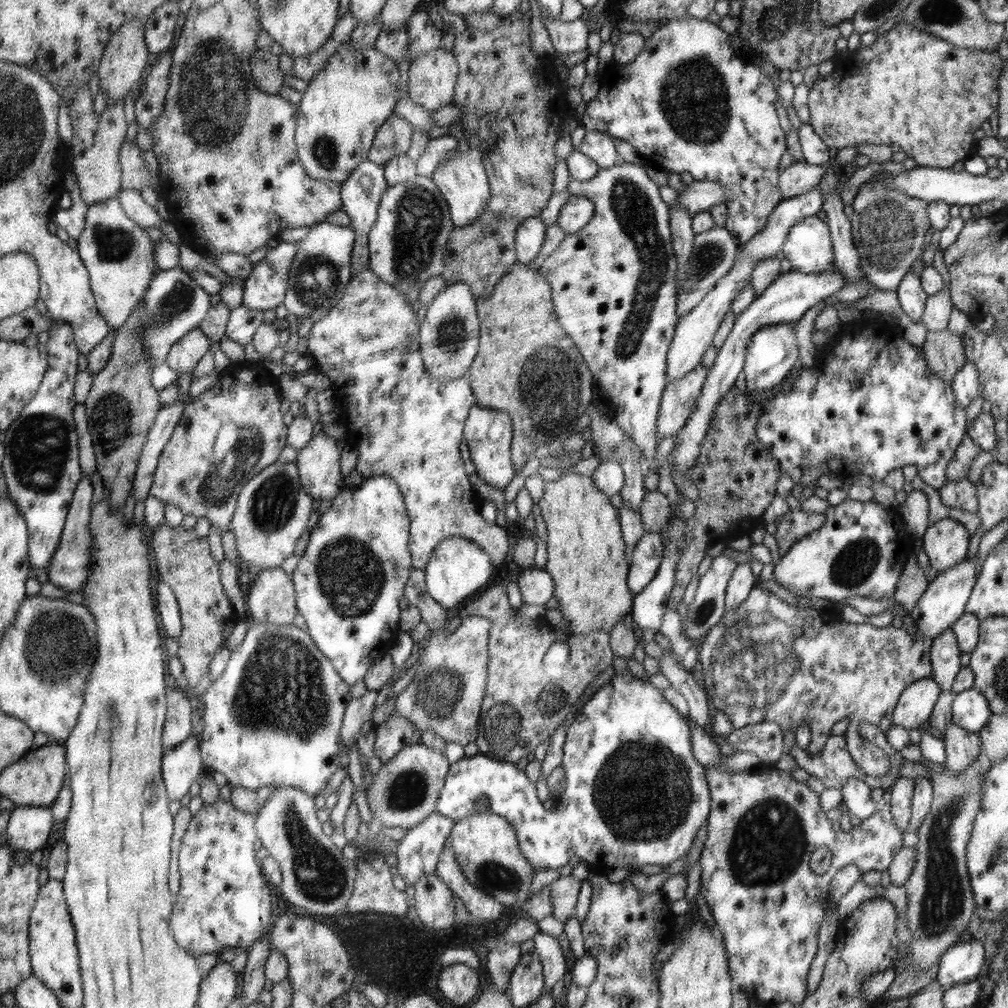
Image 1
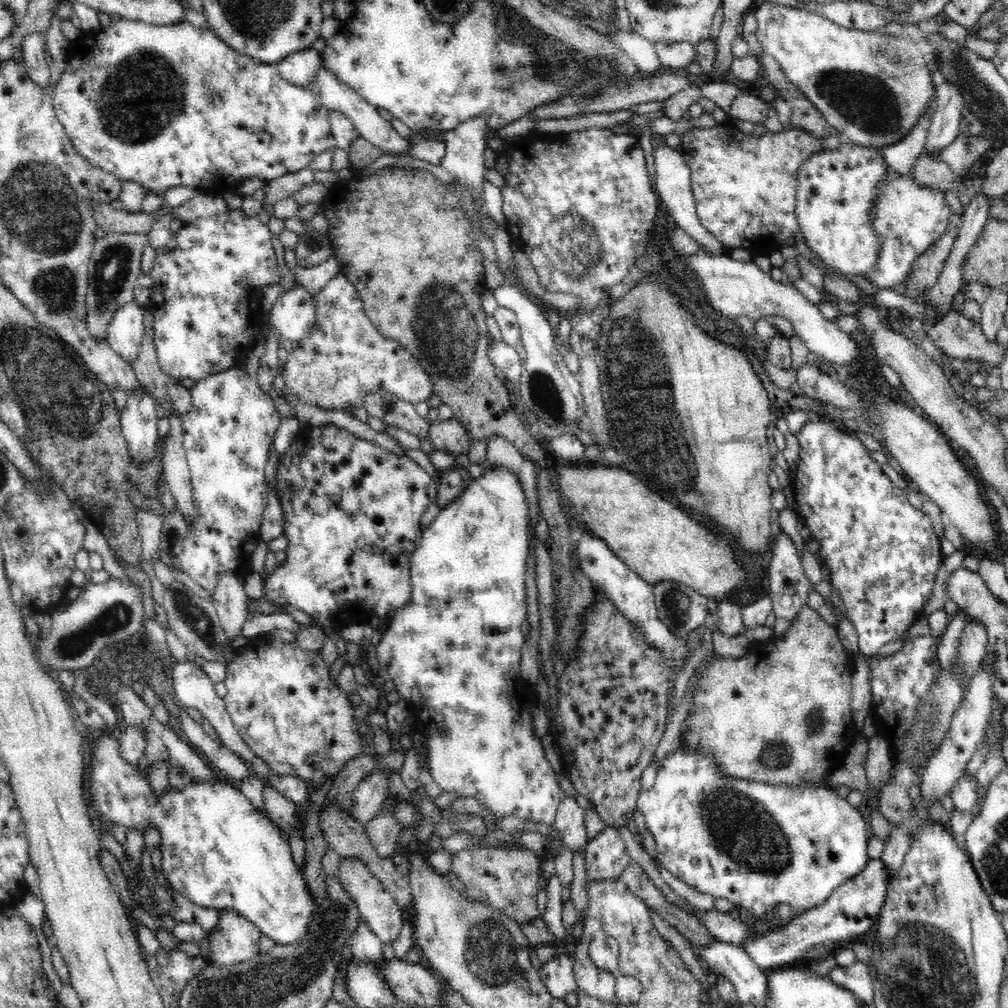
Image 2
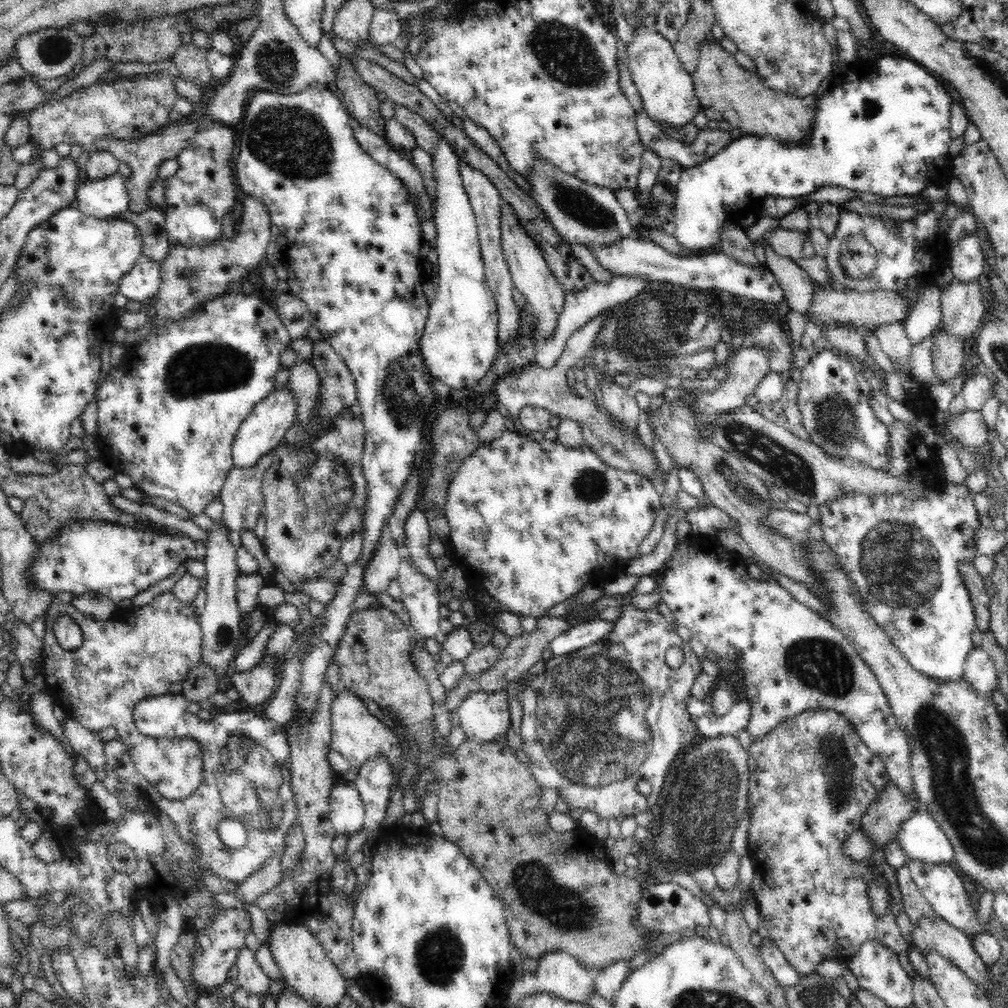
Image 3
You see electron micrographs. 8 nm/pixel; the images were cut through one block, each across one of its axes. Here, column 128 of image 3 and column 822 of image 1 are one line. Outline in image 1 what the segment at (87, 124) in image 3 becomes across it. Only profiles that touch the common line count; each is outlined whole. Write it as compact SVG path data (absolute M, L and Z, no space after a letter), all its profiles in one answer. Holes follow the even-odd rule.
M900 22L891 30L880 35L872 46L860 46L854 52L845 52L842 57L836 61L833 73L827 77L821 77L816 84L809 89L809 110L810 123L829 148L854 147L855 144L898 144L908 157L914 158L917 166L930 167L938 169L953 168L956 162L964 161L976 154L977 143L974 141L973 134L978 129L986 127L989 121L989 115L995 111L999 103L999 92L997 84L1003 67L1003 59L998 53L986 53L978 50L962 49L946 43L946 40L938 38L937 35L930 34L920 28L910 26Z

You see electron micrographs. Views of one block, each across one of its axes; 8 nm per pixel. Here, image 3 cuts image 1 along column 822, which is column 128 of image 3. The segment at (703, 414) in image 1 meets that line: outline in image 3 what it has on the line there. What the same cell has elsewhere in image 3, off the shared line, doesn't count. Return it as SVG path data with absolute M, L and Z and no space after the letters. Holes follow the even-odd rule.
M148 256L138 258L138 262L120 280L121 292L128 301L144 302L154 296L161 284L161 272L158 262Z

